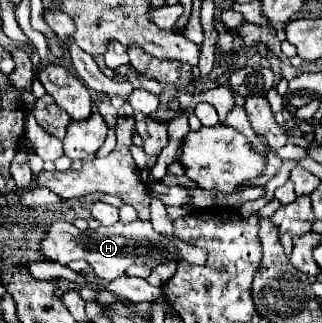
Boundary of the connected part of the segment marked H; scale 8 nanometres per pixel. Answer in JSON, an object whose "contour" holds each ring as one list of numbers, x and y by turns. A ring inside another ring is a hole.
{"contour":[[134,221,134,223,114,223,110,227,98,227,98,229,88,229,88,231,79,231,72,223,54,223,48,227,44,233,38,253,46,259,67,265,74,260,86,260,90,267,94,269,96,277,102,281,114,281,116,277,124,275,124,271,130,265,144,265,148,263,150,267,156,267,162,257,158,251,158,239,162,239,158,233,152,231,148,221],[70,237,70,239,68,239]]}

